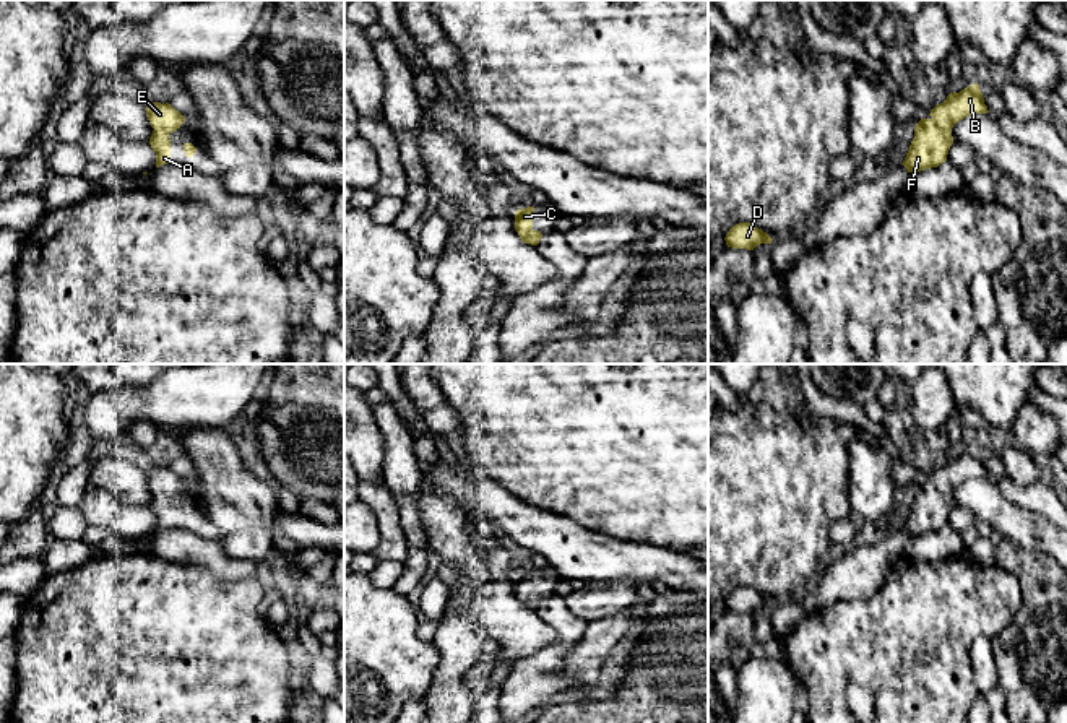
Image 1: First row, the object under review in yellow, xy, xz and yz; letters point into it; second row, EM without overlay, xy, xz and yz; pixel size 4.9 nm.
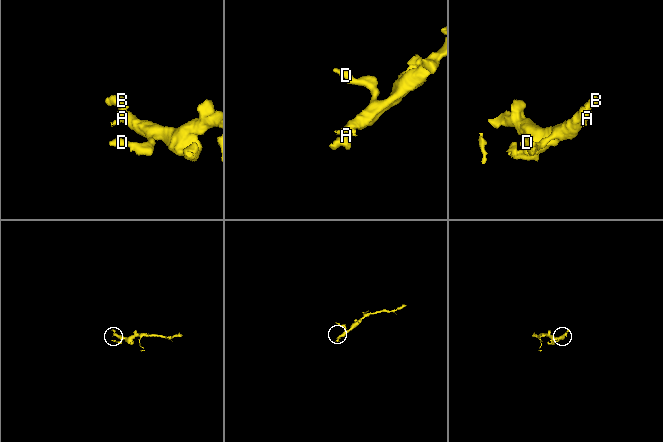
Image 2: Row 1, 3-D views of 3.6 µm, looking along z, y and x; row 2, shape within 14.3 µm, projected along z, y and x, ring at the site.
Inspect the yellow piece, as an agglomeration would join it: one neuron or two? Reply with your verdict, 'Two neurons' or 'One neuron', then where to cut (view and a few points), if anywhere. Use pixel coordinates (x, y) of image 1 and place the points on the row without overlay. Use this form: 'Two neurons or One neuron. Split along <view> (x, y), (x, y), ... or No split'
One neuron. No split

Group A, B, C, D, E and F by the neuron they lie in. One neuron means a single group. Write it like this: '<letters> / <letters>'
A B C D E F

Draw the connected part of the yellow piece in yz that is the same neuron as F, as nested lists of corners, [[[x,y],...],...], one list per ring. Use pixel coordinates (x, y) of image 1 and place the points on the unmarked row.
[[[974,447],[960,457],[950,457],[942,468],[931,474],[929,483],[921,483],[914,491],[914,502],[905,525],[908,536],[921,536],[947,525],[953,509],[952,492],[973,478],[987,478],[979,448]]]

